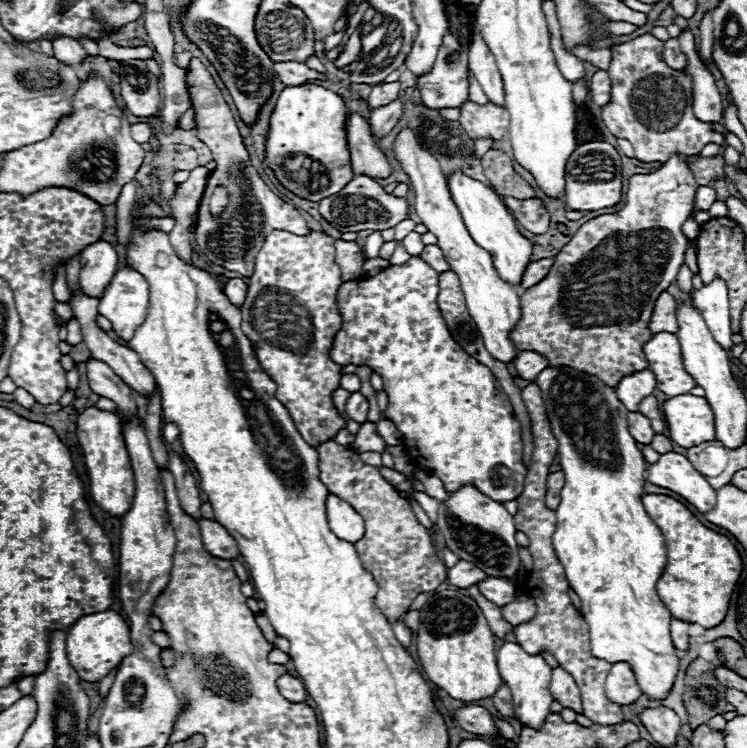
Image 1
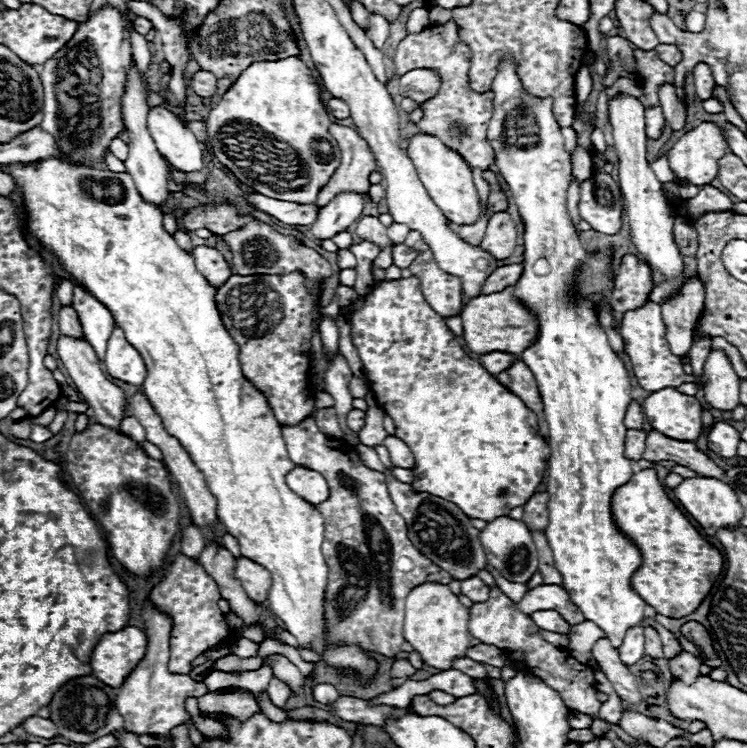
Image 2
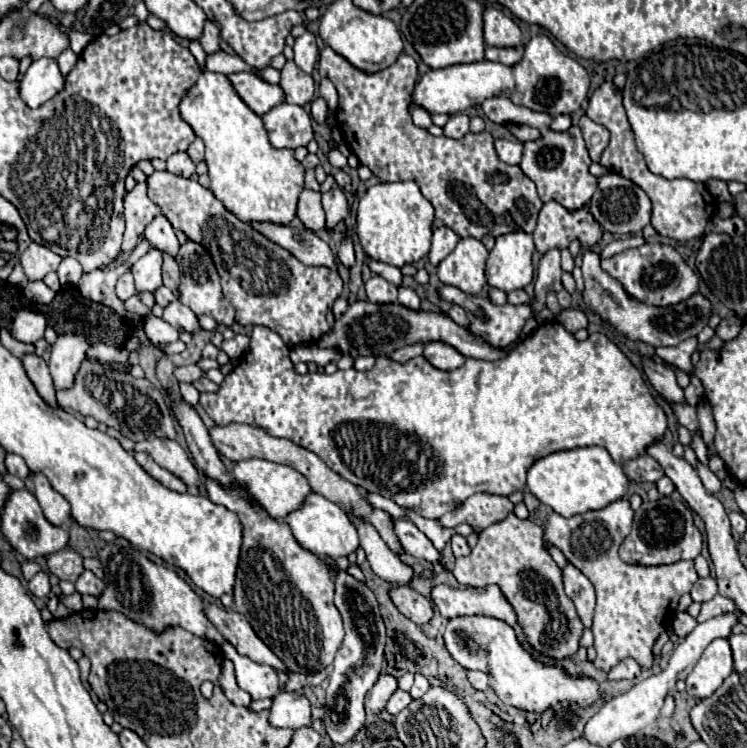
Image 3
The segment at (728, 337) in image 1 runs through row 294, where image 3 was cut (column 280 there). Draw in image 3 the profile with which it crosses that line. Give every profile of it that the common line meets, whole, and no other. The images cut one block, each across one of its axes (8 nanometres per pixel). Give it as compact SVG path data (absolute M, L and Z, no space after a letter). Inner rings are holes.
M280 692L272 700L268 722L274 728L292 728L292 730L310 726L312 714L310 714L308 698L296 692Z

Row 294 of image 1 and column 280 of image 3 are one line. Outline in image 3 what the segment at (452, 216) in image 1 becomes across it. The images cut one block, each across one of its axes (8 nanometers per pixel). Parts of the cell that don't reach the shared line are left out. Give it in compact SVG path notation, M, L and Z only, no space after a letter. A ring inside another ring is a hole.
M250 458L244 462L238 462L234 468L234 478L240 480L242 484L248 486L250 494L268 510L268 514L276 520L286 518L290 512L294 512L296 508L302 506L304 498L312 492L310 484L304 476L300 476L300 472L296 472L294 468L286 466L286 464L276 464L270 460L262 460L262 458Z

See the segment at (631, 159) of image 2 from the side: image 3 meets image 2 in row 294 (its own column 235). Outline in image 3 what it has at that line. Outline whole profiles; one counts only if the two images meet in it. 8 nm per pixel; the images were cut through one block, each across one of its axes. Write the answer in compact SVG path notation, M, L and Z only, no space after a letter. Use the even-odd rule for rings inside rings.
M228 642L222 646L222 650L224 650L224 656L230 658L236 666L238 686L246 690L252 696L252 700L274 698L280 692L278 674L272 666L264 666L246 656L240 656Z

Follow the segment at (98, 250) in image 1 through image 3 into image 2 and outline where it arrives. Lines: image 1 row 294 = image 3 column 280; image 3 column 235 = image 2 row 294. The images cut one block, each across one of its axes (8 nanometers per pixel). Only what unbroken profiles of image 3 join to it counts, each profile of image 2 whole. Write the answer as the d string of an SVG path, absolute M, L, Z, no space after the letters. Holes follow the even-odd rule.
M74 286L72 308L78 312L78 320L80 320L84 338L94 348L98 360L104 360L106 344L114 330L114 318L110 314L110 310L80 286Z

